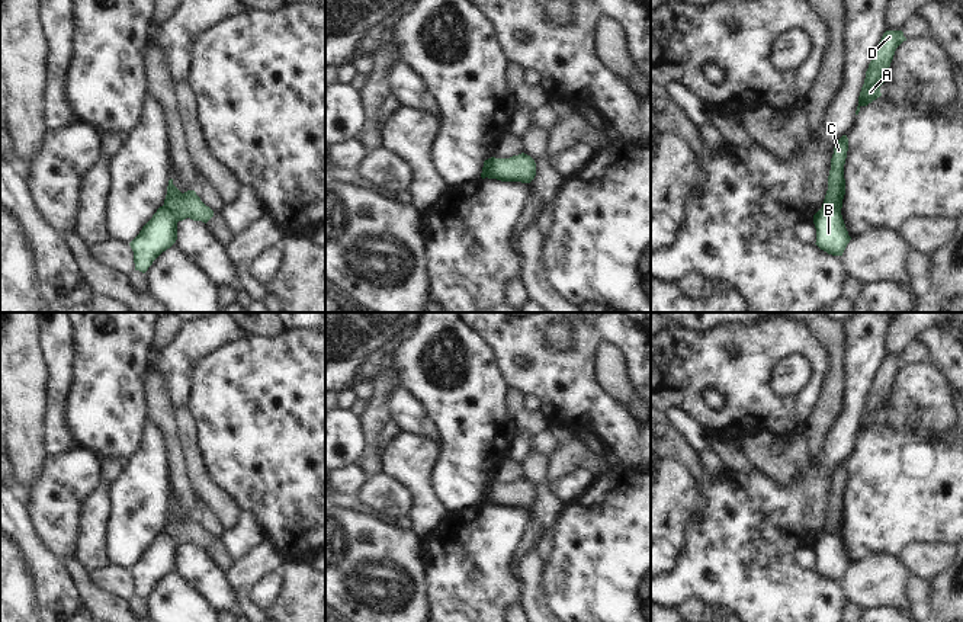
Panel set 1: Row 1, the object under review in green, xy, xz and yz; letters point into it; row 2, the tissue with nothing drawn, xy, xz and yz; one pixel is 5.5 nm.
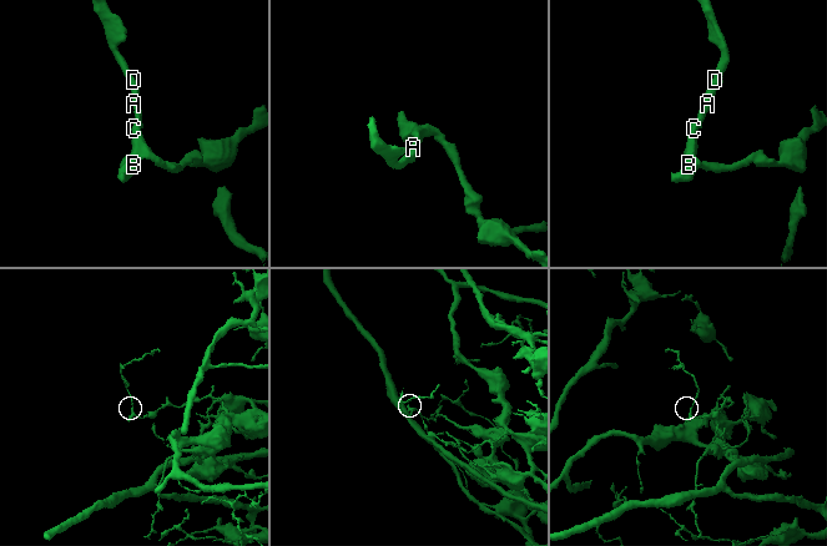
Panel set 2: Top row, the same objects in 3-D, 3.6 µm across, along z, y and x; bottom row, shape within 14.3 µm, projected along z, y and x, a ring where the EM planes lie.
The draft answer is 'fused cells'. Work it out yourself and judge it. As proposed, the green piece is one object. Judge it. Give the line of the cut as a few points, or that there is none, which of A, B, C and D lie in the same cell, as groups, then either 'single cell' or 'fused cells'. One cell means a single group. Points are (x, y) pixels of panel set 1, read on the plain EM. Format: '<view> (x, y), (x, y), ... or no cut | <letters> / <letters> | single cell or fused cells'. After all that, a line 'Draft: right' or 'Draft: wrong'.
xy (163, 531), (177, 547) | A C D / B | fused cells
Draft: right

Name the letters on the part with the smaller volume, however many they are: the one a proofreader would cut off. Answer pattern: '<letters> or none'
B.

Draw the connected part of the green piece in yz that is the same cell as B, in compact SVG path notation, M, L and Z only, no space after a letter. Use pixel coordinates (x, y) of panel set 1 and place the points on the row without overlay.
M822 532L813 541L816 571L832 581L842 581L851 562L845 554L841 536Z

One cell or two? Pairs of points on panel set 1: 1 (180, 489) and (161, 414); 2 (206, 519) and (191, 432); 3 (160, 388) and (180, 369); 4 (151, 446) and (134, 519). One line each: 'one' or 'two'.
1: one
2: two
3: two
4: one

